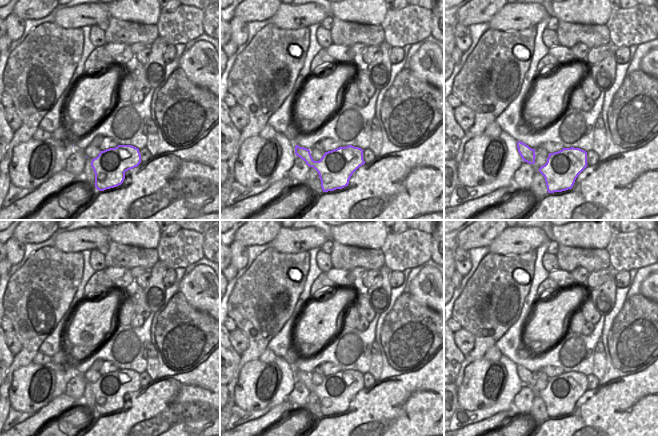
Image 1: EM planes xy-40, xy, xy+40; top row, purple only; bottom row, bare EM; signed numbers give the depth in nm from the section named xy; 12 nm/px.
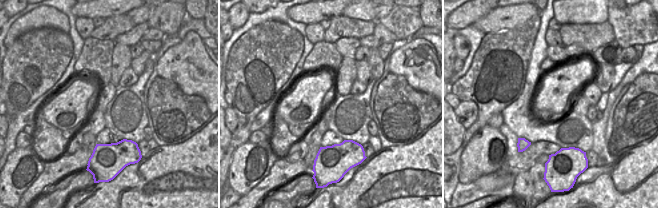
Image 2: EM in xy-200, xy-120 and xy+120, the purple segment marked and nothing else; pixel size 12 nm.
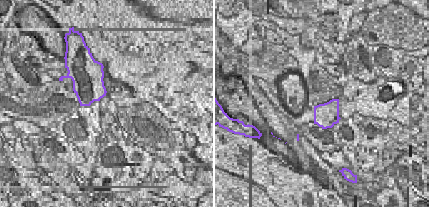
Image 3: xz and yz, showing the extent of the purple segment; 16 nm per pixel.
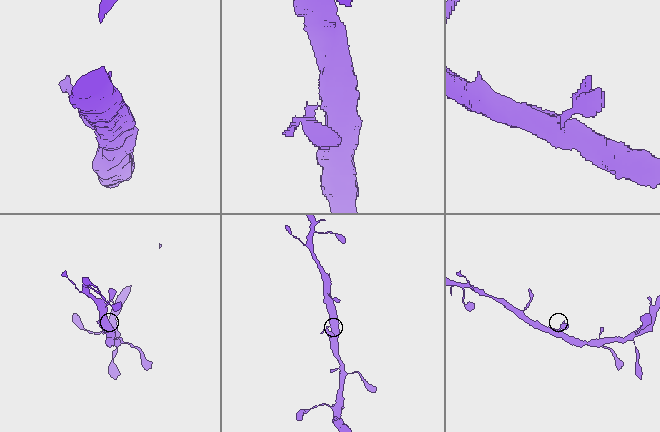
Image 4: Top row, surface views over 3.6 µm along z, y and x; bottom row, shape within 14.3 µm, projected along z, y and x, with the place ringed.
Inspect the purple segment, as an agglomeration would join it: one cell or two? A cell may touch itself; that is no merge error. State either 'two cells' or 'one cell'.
one cell

